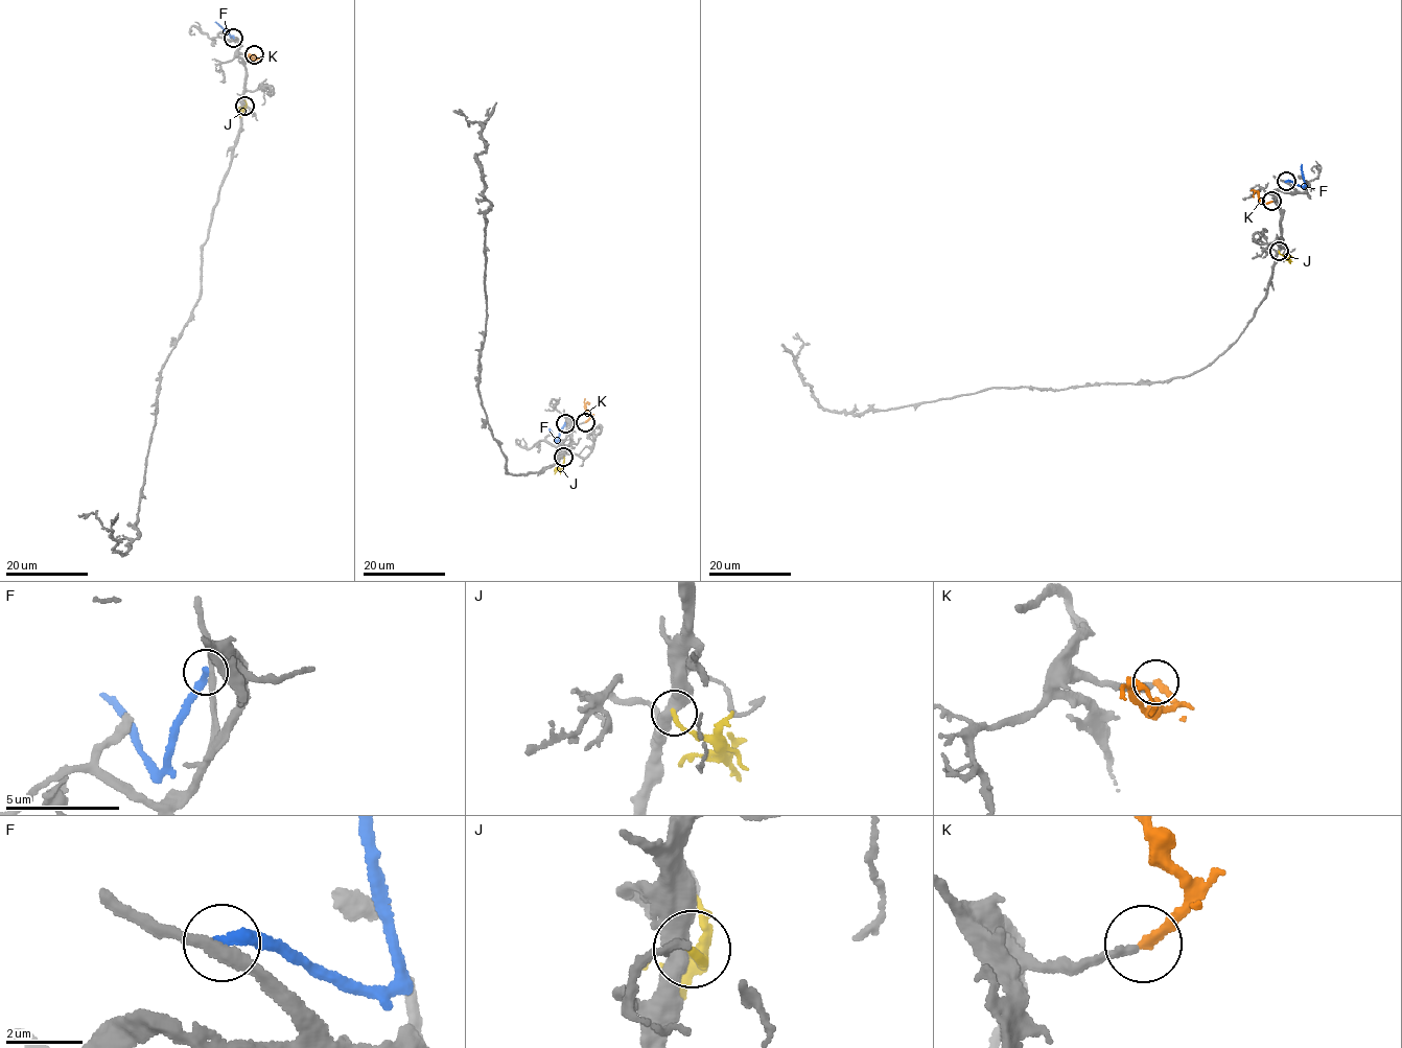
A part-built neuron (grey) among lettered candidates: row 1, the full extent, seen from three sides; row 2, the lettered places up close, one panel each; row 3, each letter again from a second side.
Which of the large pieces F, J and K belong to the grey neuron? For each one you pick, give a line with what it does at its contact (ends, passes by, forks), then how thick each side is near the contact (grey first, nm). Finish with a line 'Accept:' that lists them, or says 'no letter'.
Accept: no letter

